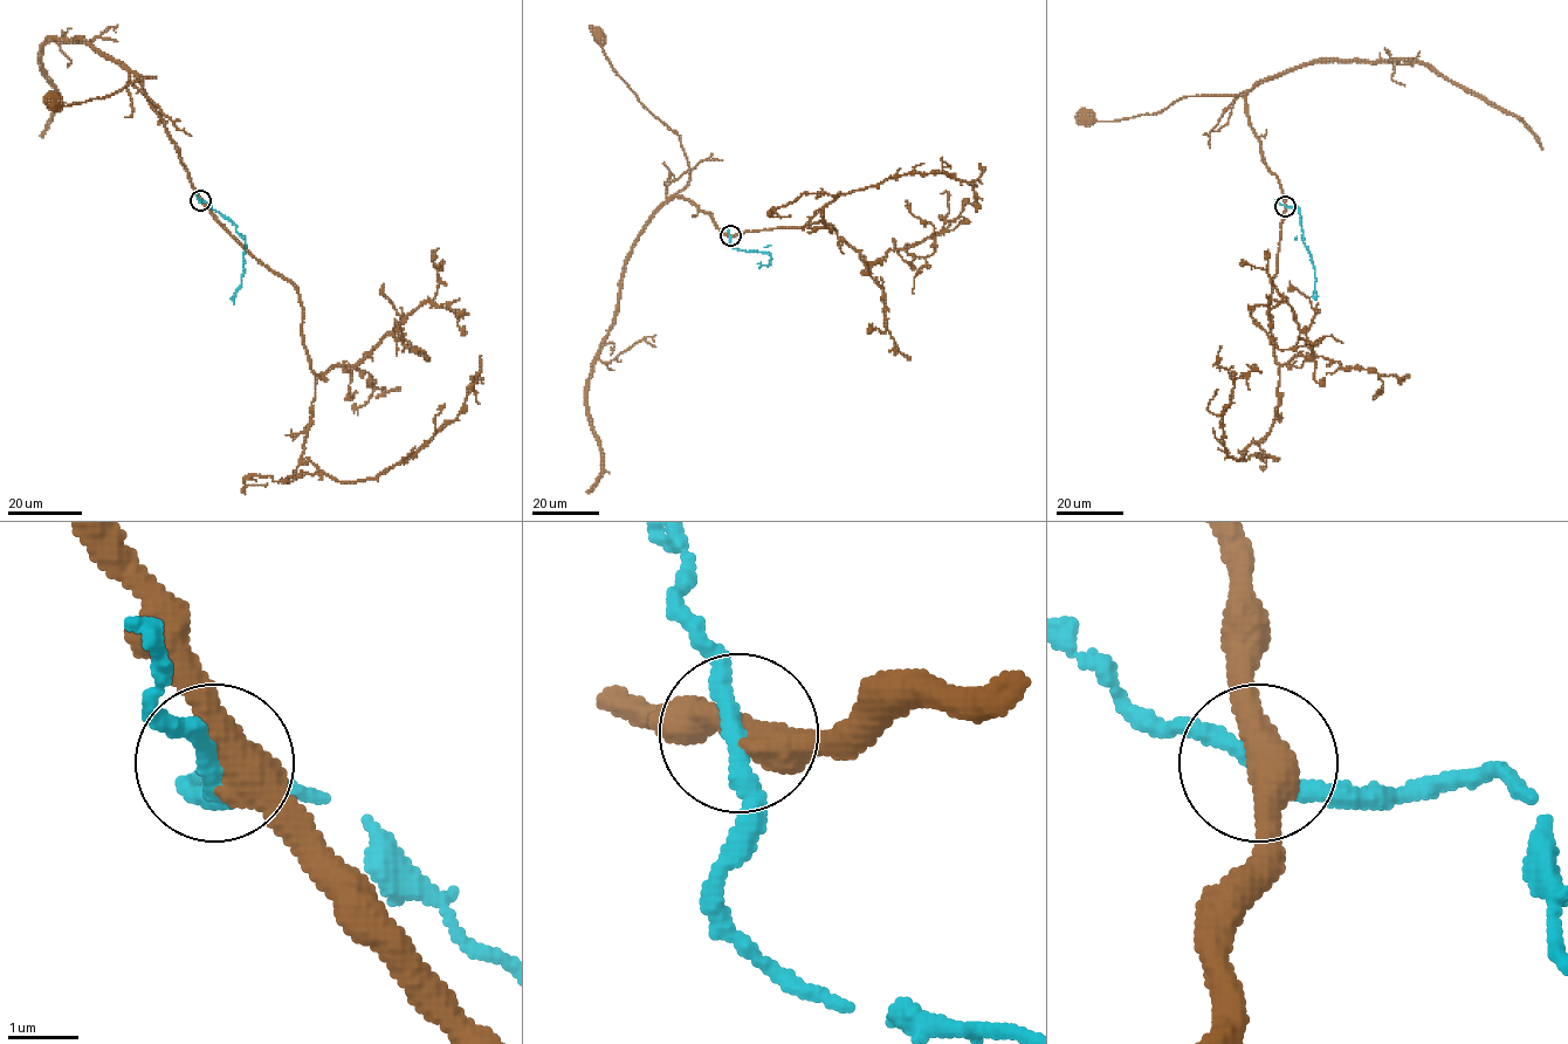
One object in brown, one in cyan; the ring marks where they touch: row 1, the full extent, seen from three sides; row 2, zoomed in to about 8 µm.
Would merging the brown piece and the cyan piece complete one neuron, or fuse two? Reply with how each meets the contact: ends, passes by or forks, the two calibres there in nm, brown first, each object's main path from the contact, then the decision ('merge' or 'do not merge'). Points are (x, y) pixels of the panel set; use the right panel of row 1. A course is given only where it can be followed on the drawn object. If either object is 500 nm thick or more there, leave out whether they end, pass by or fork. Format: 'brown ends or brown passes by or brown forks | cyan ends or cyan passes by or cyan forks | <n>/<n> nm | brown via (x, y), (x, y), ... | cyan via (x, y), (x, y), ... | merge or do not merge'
brown passes by | cyan passes by | 440/240 nm | brown via (1285, 206), (1279, 180), (1252, 128), (1243, 94), (1188, 96), (1154, 114), (1113, 121), (1093, 122), (1086, 116) | cyan via (1285, 206), (1298, 207), (1304, 242), (1315, 273), (1317, 294), (1311, 296) | merge

